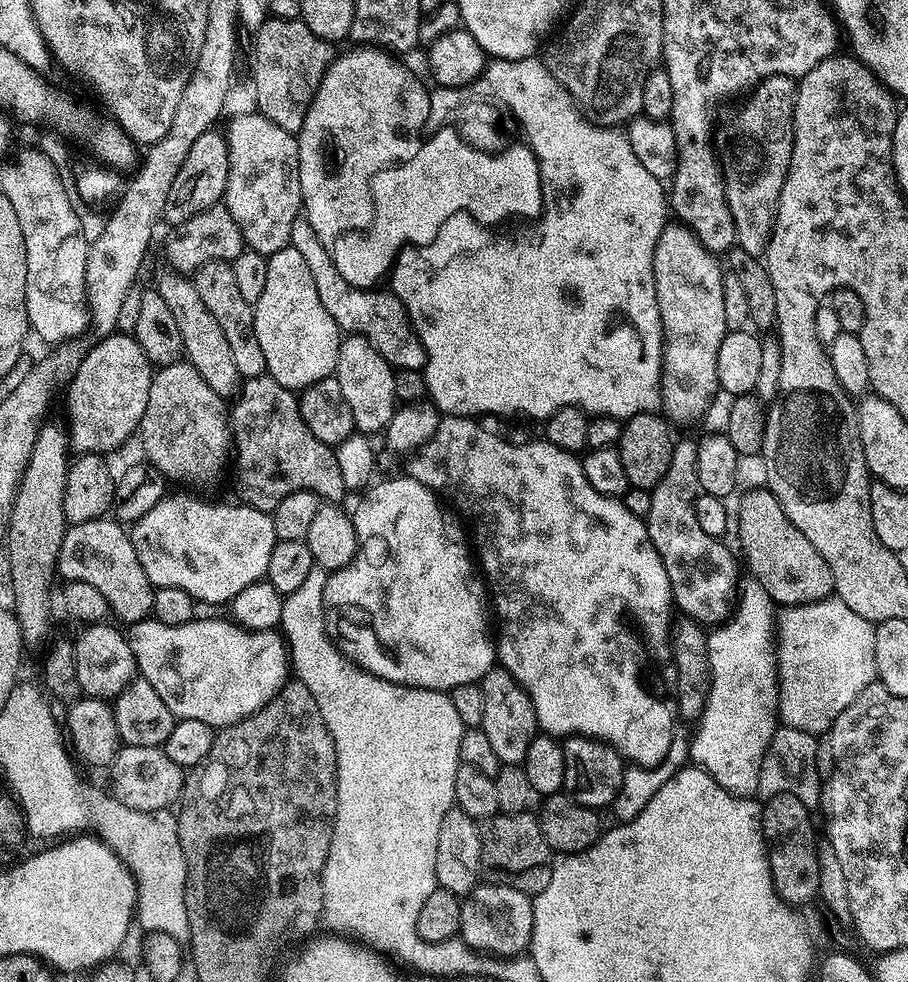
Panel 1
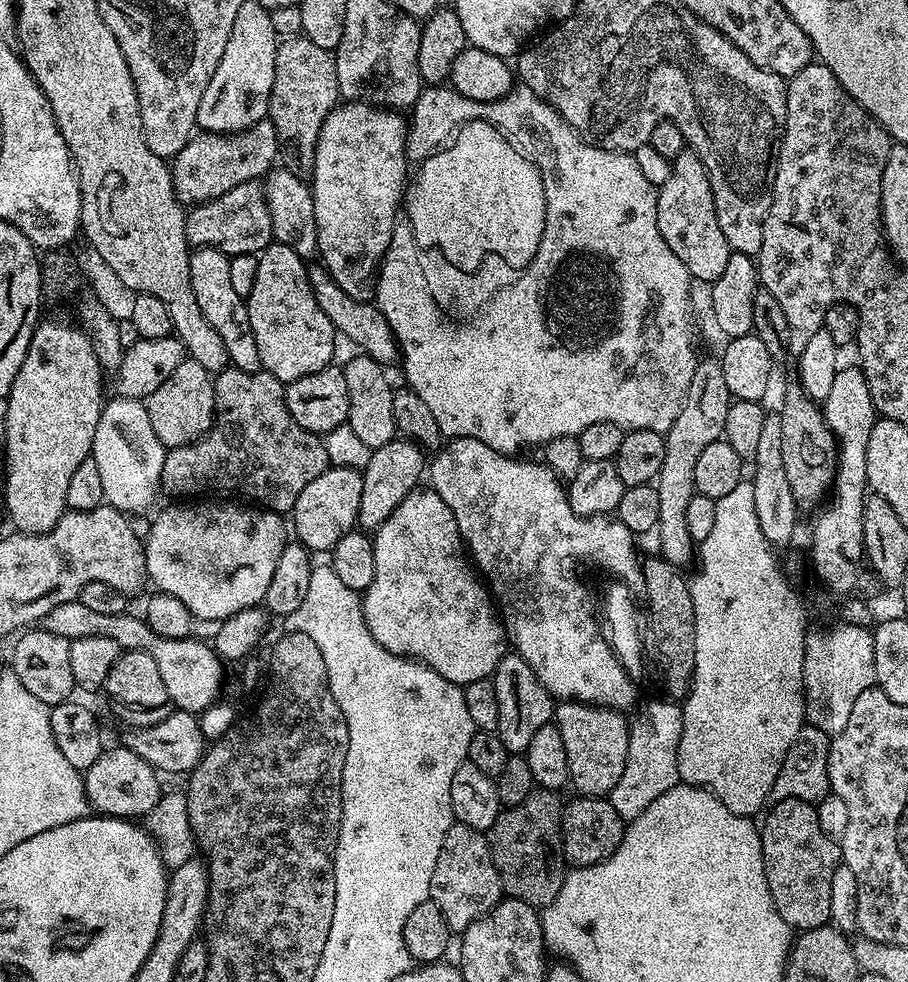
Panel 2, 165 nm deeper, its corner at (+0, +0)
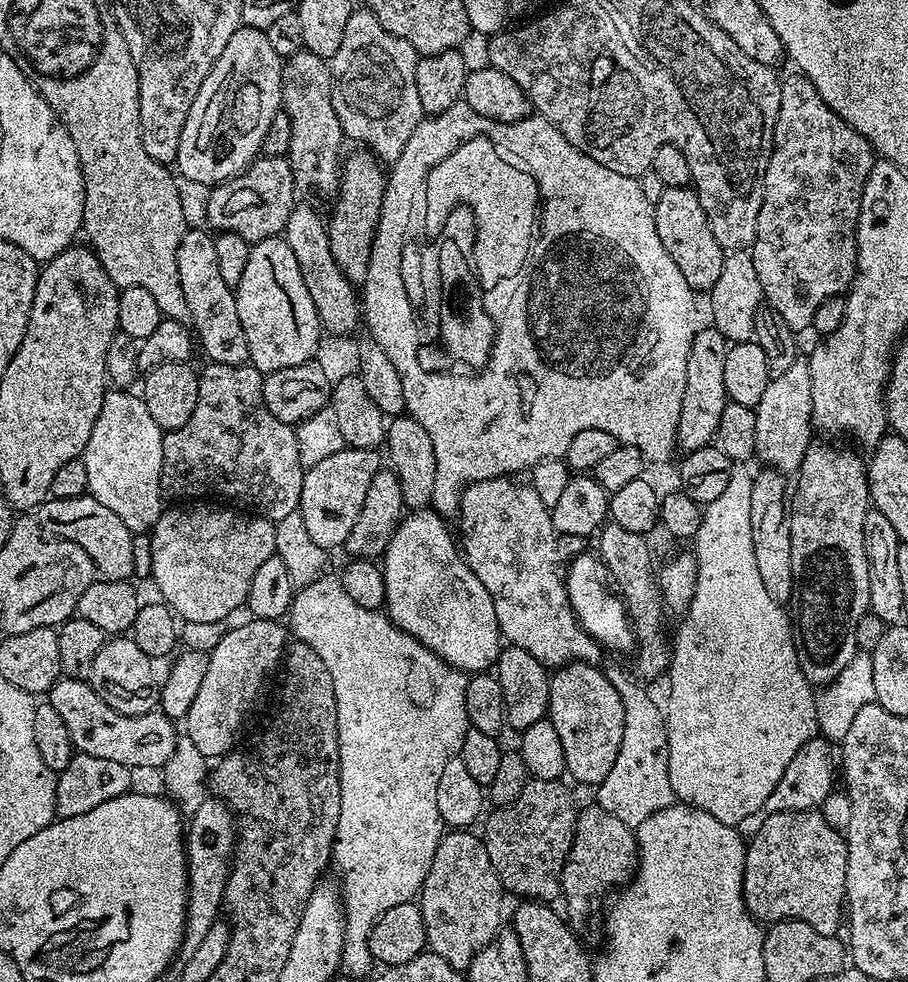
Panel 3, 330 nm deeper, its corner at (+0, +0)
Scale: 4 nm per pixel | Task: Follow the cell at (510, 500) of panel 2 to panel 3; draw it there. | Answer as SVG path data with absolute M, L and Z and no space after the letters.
M497 478L495 480L476 480L473 484L469 484L460 494L460 507L458 516L460 520L460 532L464 535L464 544L462 540L462 555L468 561L470 567L474 570L474 574L478 578L478 582L482 582L482 586L486 586L486 590L492 595L494 602L494 614L498 614L498 626L500 627L501 637L508 644L518 646L522 650L529 651L534 654L534 658L538 658L538 662L542 662L544 667L549 670L555 670L566 664L582 663L599 665L602 660L602 648L597 640L587 633L581 626L579 620L576 619L575 611L568 600L567 586L565 584L565 560L563 554L556 549L556 540L558 541L558 533L554 525L552 525L552 514L547 506L542 502L542 498L538 496L535 490L527 483L515 484L512 478Z

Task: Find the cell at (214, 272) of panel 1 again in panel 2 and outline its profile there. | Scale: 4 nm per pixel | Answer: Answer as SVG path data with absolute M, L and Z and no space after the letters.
M198 248L189 255L190 286L194 286L194 299L202 309L206 322L222 337L226 346L229 365L247 372L261 371L258 358L258 342L254 342L254 330L250 326L250 314L245 297L233 289L230 279L230 257L219 248Z

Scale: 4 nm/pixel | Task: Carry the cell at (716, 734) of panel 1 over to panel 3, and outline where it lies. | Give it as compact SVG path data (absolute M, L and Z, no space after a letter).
M733 467L732 477L726 485L726 490L714 502L703 505L704 517L698 534L694 537L694 555L696 557L696 589L694 598L690 602L688 611L683 617L684 625L680 633L674 636L672 644L672 663L670 665L670 677L672 676L672 689L668 692L668 704L666 703L666 715L669 740L669 772L670 785L673 786L675 799L681 804L688 804L692 808L706 810L706 814L714 814L718 822L740 826L743 820L748 820L756 811L763 809L767 799L774 793L787 766L793 761L795 754L806 742L810 742L818 732L816 717L817 693L813 685L808 683L806 674L800 665L801 653L798 651L797 637L792 637L794 624L788 621L784 613L785 605L770 594L766 588L766 582L762 580L762 574L758 572L758 558L754 556L754 534L750 524L750 494L752 493L753 473L747 472L747 467Z

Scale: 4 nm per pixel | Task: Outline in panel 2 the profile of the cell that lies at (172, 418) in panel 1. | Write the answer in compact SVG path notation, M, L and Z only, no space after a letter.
M184 359L159 388L146 397L146 403L150 426L154 426L154 434L158 434L158 442L162 442L165 449L195 444L212 429L212 417L216 414L213 373L202 370L198 362Z

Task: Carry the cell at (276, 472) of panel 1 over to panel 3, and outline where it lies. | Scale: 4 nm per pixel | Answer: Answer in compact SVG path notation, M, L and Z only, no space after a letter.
M209 363L207 367L208 369L205 372L201 371L199 373L198 406L194 406L194 414L190 414L190 422L186 422L186 426L176 428L172 432L164 432L164 483L162 487L165 493L169 497L192 496L188 498L212 498L208 496L221 496L224 499L221 501L231 502L233 505L243 506L245 509L256 507L256 510L259 510L267 519L273 522L282 522L288 516L296 516L300 506L300 499L302 498L302 482L304 481L306 466L300 460L296 428L293 425L282 422L278 418L274 418L274 414L270 414L270 410L264 405L265 373L252 367L251 363L239 364L238 366Z

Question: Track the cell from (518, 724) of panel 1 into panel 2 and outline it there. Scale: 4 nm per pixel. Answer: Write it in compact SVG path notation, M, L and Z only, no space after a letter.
M506 654L501 658L490 679L498 694L496 732L502 743L508 747L509 753L527 753L534 734L538 734L538 730L542 730L542 726L553 723L554 697L545 690L542 682L538 682L534 670L530 670L526 661L515 654Z

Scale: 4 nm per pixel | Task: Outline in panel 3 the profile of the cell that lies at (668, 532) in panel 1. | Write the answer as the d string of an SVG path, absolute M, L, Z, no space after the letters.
M707 326L695 333L690 346L690 358L686 362L686 394L682 400L682 414L676 443L685 453L709 447L717 439L718 422L722 422L722 410L730 402L726 390L726 354L730 341L714 326Z

